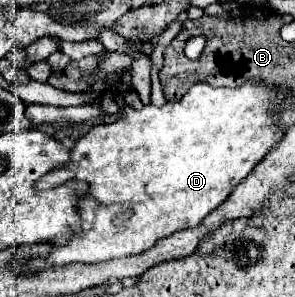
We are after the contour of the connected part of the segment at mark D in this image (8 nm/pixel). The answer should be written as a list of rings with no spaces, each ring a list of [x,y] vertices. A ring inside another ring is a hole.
[[[251,81],[251,83],[245,83],[243,87],[235,87],[235,89],[229,89],[229,87],[211,87],[207,83],[195,83],[185,95],[181,101],[177,103],[167,103],[163,107],[155,107],[155,105],[147,105],[143,107],[141,111],[135,111],[131,107],[125,107],[125,113],[121,119],[113,121],[113,123],[105,123],[105,125],[97,125],[97,127],[91,127],[89,133],[85,133],[77,143],[75,147],[71,149],[71,155],[69,155],[69,163],[59,167],[59,169],[53,169],[49,171],[47,175],[43,175],[35,187],[39,191],[45,191],[45,189],[53,189],[53,187],[59,187],[67,181],[85,181],[89,185],[87,193],[81,195],[79,203],[77,203],[77,209],[79,209],[79,217],[81,217],[81,235],[79,233],[73,233],[73,237],[69,239],[67,245],[53,245],[53,249],[49,251],[47,259],[33,259],[29,261],[29,267],[27,271],[35,273],[43,267],[49,267],[49,265],[69,265],[69,263],[101,263],[101,261],[109,261],[109,259],[115,259],[115,257],[127,257],[127,255],[139,255],[143,251],[147,251],[149,247],[153,247],[161,237],[169,237],[173,235],[175,231],[181,231],[181,229],[191,229],[191,227],[197,227],[201,223],[201,219],[205,219],[215,207],[219,207],[227,197],[229,193],[239,185],[239,181],[243,181],[251,169],[267,155],[267,151],[275,145],[277,141],[277,123],[269,117],[269,111],[275,109],[273,103],[267,103],[269,99],[269,89],[265,83],[259,83],[259,81]]]

